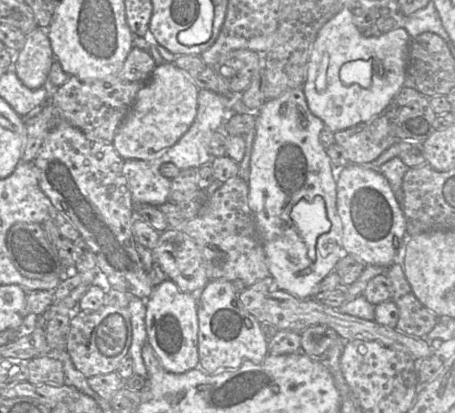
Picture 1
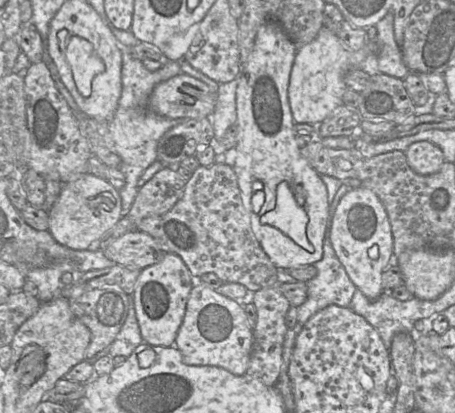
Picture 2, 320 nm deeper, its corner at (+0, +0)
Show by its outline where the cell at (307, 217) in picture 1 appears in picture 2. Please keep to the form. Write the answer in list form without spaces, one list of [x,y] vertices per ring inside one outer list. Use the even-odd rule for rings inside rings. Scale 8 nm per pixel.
[[[287,182],[278,184],[276,207],[261,216],[261,223],[279,229],[306,251],[314,251],[306,235],[308,215],[297,203]]]

